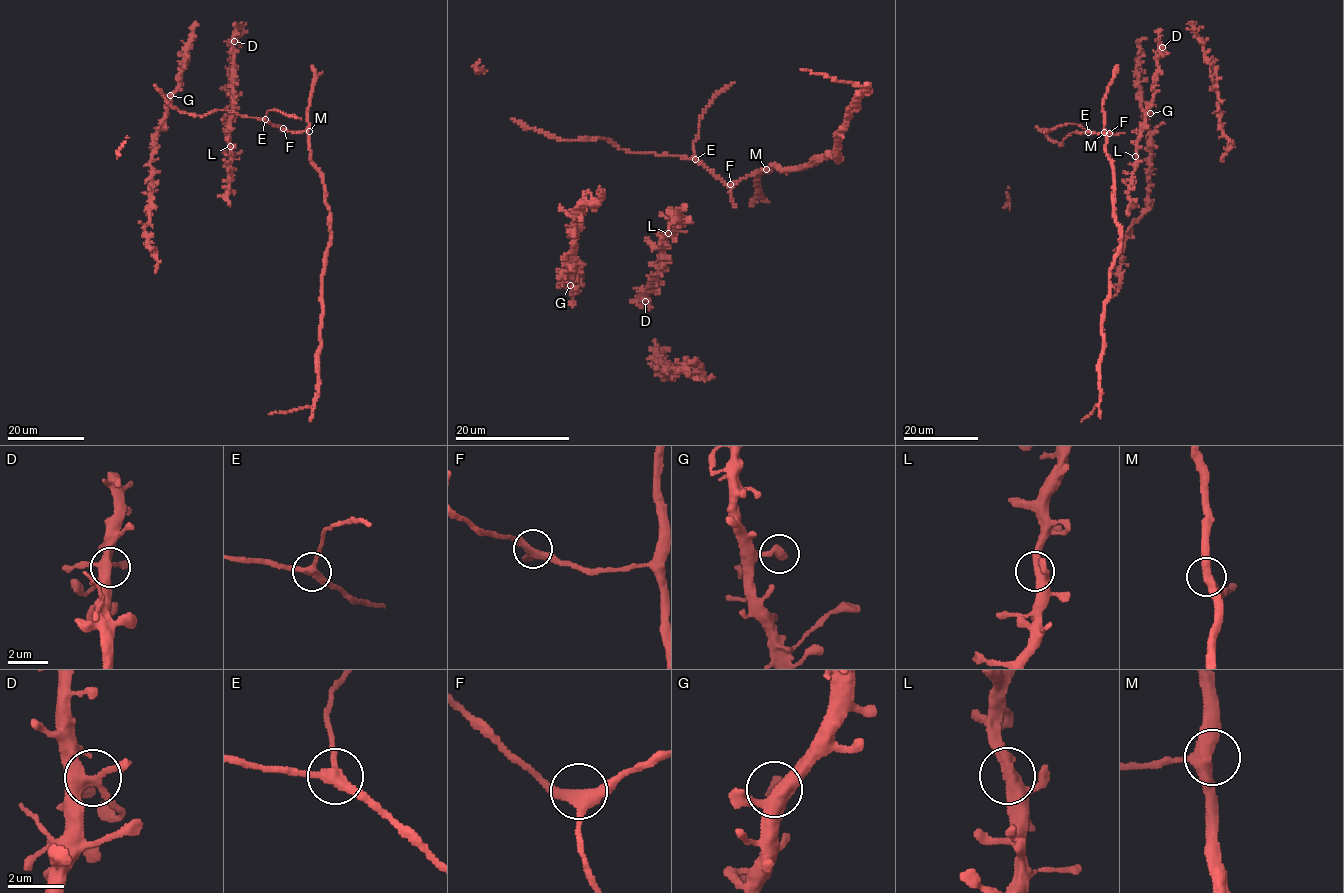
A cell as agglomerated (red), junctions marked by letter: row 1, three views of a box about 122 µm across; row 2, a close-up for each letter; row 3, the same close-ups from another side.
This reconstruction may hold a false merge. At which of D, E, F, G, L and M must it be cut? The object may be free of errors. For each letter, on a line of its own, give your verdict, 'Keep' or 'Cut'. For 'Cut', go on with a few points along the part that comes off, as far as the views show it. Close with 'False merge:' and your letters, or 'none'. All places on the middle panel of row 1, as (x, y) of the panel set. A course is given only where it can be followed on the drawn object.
D: Keep
E: Keep
F: Keep
G: Keep
L: Keep
M: Keep
False merge: none

